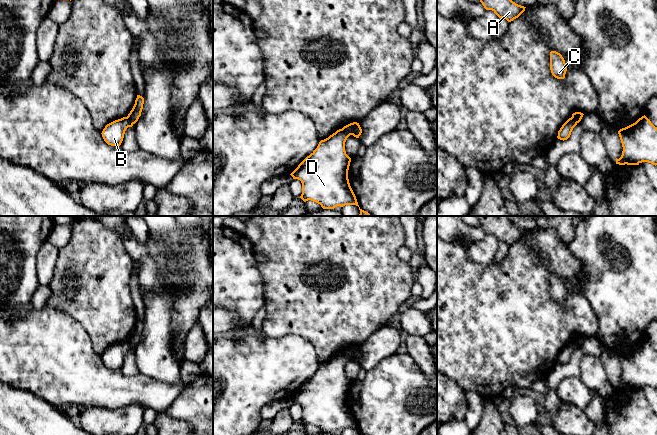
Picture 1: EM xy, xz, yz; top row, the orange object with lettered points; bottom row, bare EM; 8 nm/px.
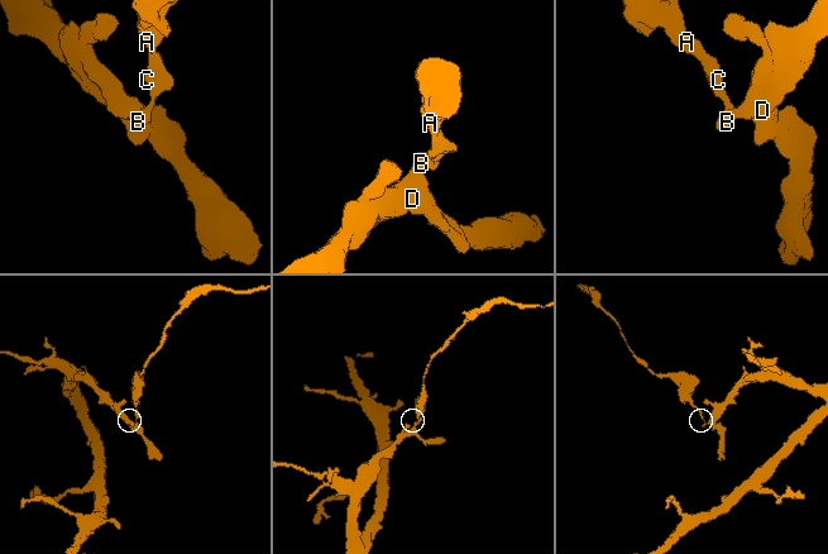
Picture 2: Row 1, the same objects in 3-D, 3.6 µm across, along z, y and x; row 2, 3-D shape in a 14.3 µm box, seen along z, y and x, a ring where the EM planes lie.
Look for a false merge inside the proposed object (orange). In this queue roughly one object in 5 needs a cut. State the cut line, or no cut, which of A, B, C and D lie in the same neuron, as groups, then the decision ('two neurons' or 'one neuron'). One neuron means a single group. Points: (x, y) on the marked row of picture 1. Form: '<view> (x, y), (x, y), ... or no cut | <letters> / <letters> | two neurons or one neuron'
xz (358, 124), (351, 134) | A C / B D | two neurons

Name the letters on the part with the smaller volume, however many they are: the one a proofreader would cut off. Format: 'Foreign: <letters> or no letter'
Foreign: A, C

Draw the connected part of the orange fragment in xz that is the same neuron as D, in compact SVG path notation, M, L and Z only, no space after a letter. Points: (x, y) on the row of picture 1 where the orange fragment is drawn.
M350 123L321 140L317 148L290 174L302 183L300 198L311 200L323 209L356 205L356 196L350 186L348 170L351 158L346 154L345 142L359 125Z

